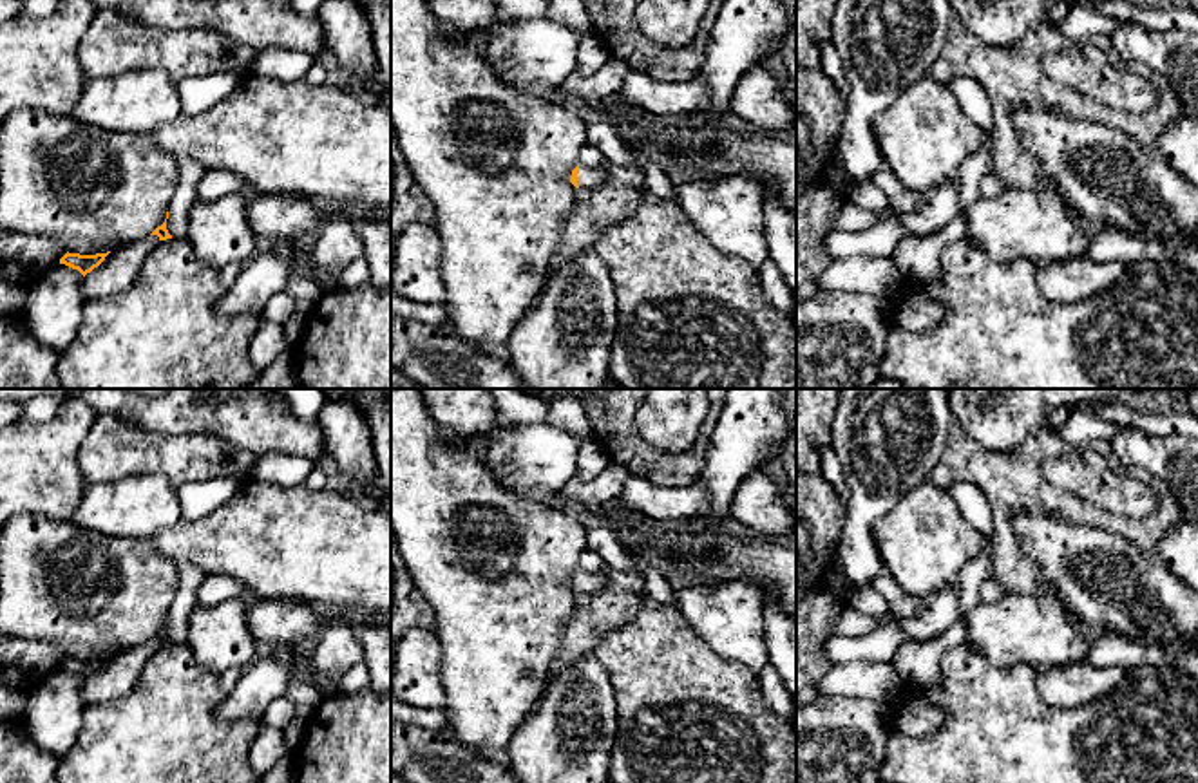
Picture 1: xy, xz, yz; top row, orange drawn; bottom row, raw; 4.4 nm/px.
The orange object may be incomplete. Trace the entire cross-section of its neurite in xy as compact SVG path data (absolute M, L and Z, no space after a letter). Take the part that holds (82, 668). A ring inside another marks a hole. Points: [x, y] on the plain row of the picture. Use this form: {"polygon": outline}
{"polygon": "M110 656L107 658L96 658L96 660L80 660L80 658L65 658L62 664L60 664L60 669L65 669L72 675L78 675L83 682L87 678L90 678L94 673L98 673L105 662L109 660Z"}

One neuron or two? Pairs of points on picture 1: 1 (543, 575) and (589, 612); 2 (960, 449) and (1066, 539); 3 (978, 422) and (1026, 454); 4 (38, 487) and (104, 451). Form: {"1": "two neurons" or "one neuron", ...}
{"1": "two neurons", "2": "two neurons", "3": "two neurons", "4": "two neurons"}

